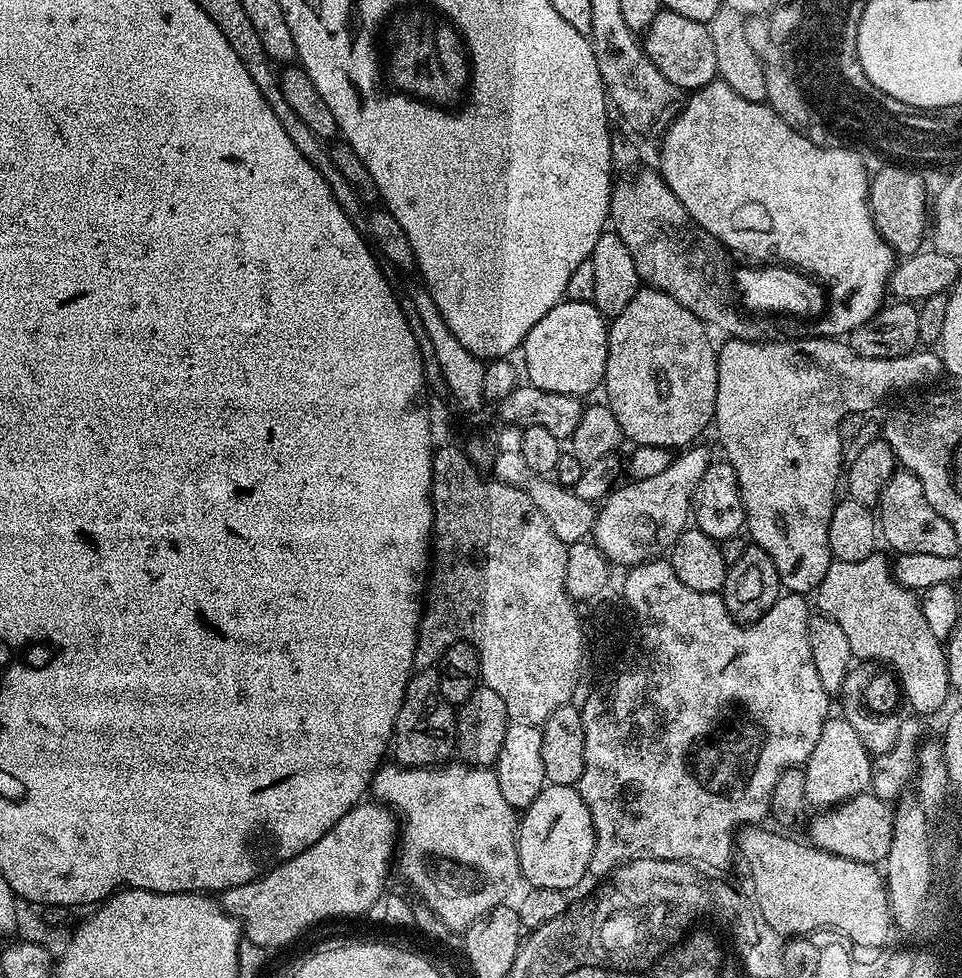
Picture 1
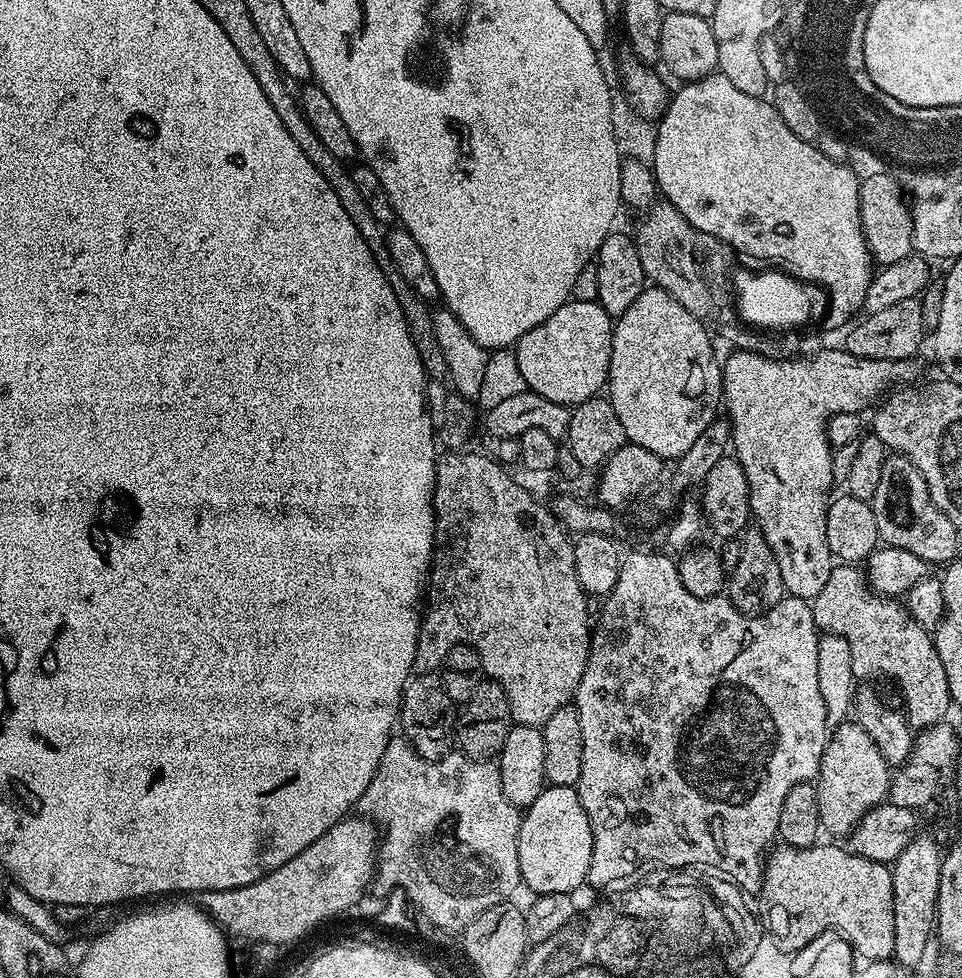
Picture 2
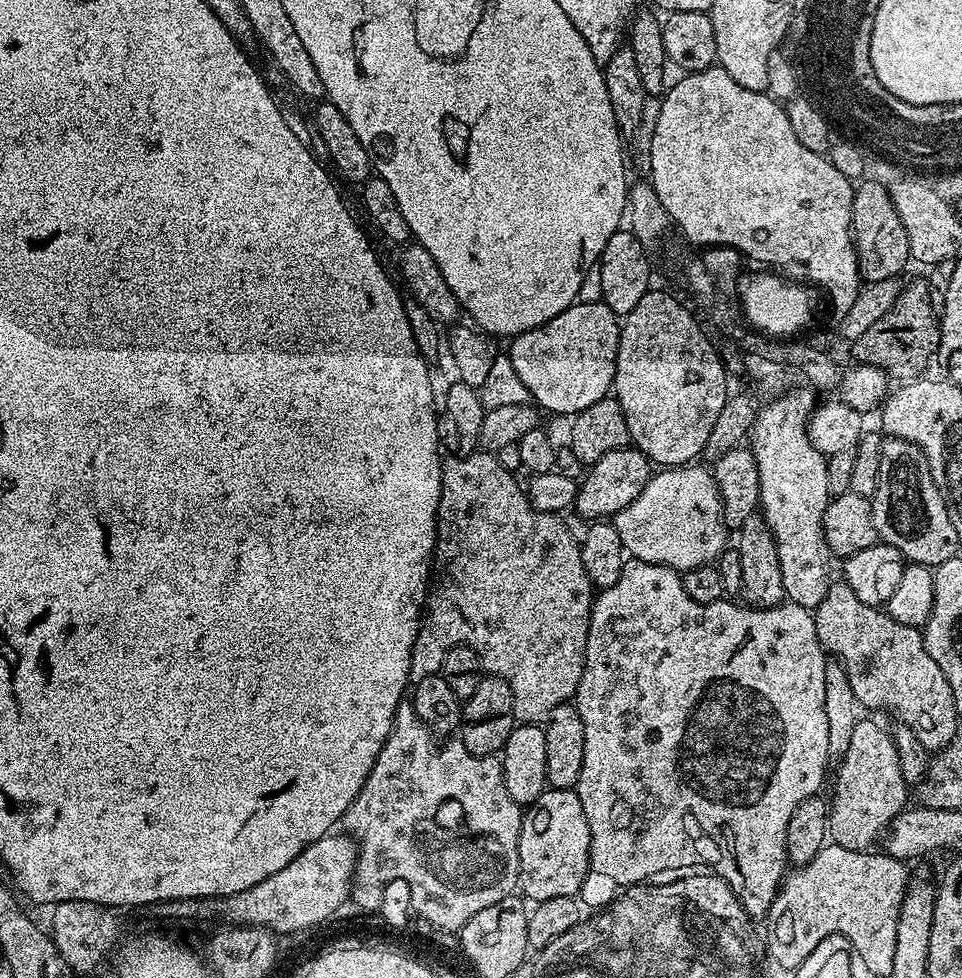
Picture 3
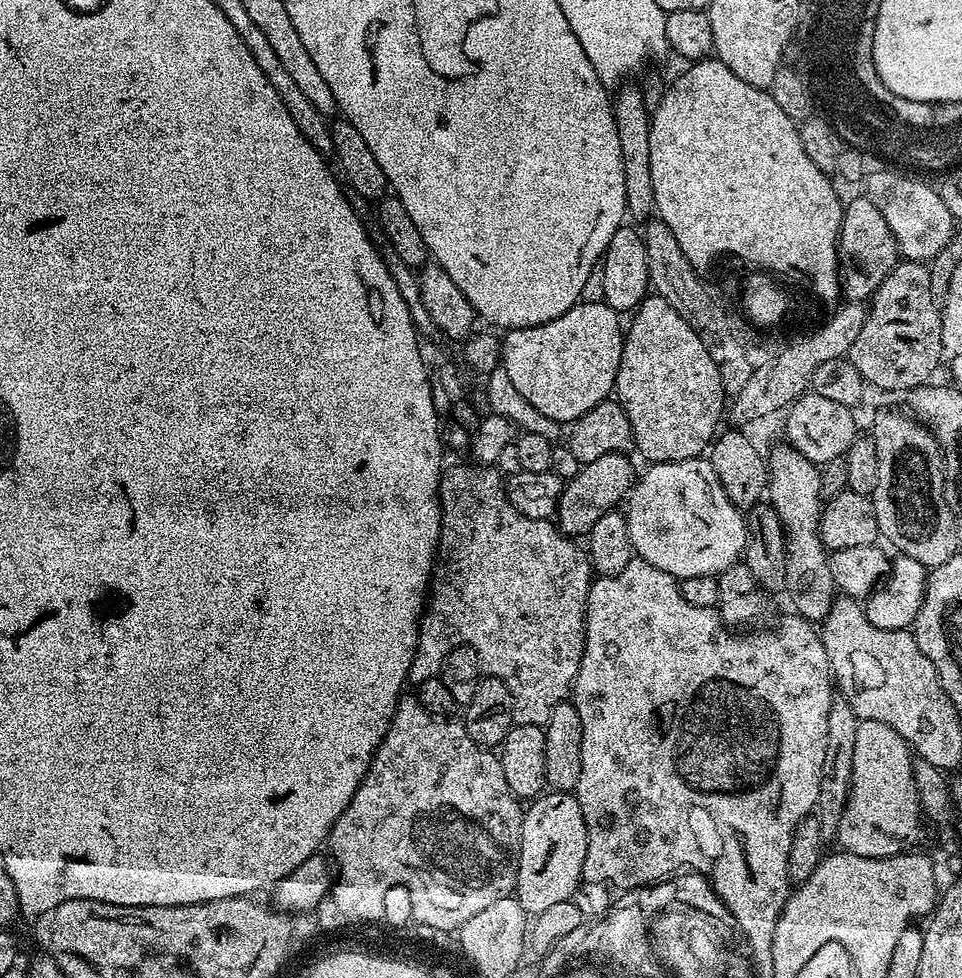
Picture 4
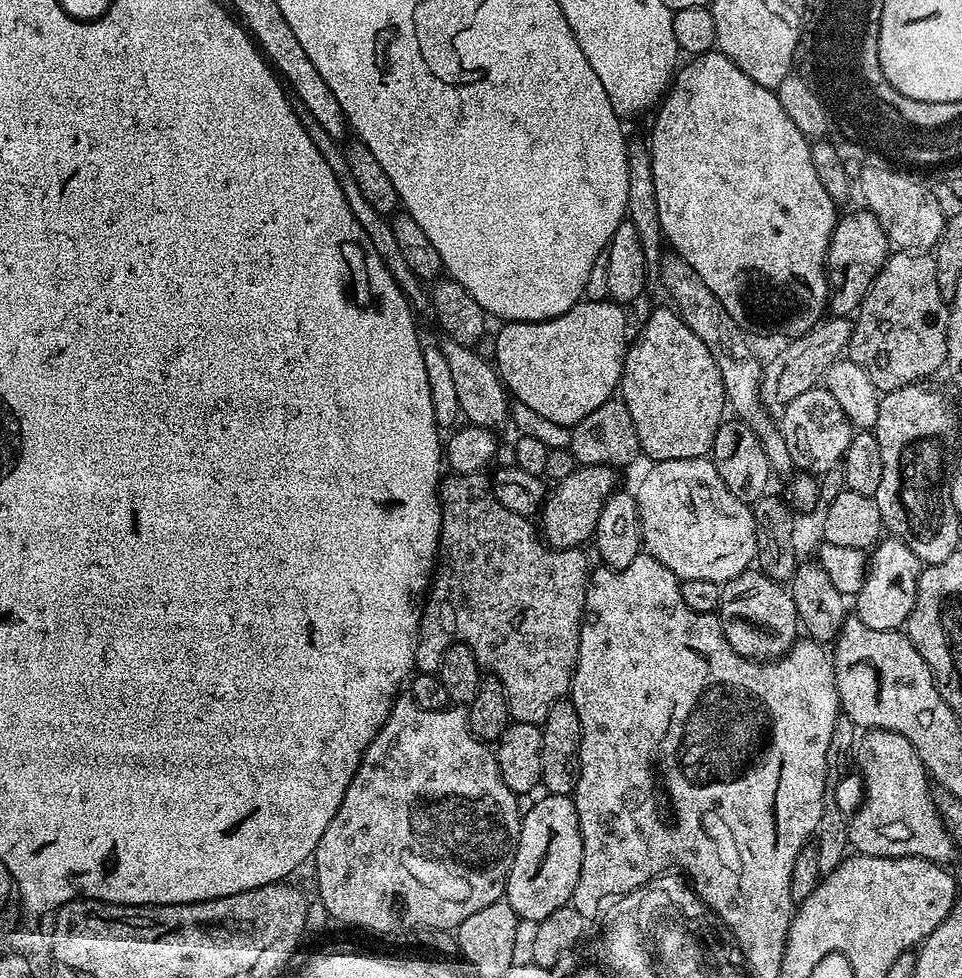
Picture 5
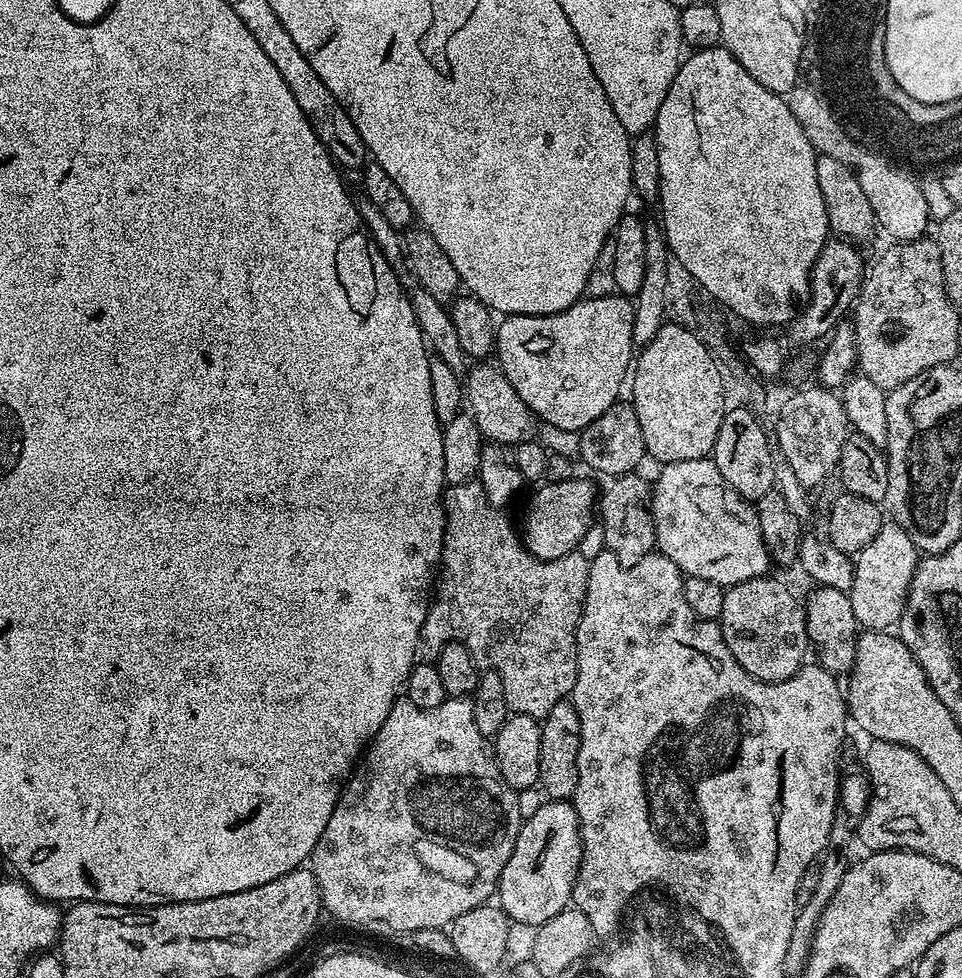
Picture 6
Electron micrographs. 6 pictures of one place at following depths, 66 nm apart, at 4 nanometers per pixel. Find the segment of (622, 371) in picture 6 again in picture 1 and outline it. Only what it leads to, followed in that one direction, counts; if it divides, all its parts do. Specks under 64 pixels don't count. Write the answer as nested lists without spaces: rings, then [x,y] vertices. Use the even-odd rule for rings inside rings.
[[[567,298],[560,301],[560,303],[554,305],[554,307],[542,314],[542,318],[538,318],[538,322],[534,322],[534,327],[530,329],[530,334],[526,334],[522,345],[522,363],[523,363],[523,375],[526,377],[527,383],[538,386],[538,390],[546,390],[547,392],[553,392],[554,394],[570,394],[571,396],[579,396],[581,398],[587,397],[587,392],[592,392],[601,387],[604,379],[604,371],[606,370],[606,354],[608,353],[608,326],[609,321],[596,309],[595,304],[591,302],[578,302],[577,300],[569,300]]]

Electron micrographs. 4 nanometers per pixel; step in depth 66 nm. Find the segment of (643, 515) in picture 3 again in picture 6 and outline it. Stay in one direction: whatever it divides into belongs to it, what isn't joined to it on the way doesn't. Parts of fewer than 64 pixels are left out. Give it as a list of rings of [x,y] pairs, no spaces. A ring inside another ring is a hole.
[[[709,457],[666,464],[659,470],[661,472],[656,482],[653,481],[651,489],[655,545],[678,566],[680,572],[704,578],[723,588],[769,573],[772,561],[762,538],[755,507],[734,491]]]

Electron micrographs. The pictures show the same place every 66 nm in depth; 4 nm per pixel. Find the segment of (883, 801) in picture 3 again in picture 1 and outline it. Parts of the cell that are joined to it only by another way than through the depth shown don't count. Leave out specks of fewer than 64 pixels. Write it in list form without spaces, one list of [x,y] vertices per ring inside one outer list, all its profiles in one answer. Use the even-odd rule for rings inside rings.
[[[836,714],[825,720],[822,734],[818,734],[818,744],[810,754],[808,763],[803,765],[805,801],[817,804],[817,809],[831,810],[837,804],[844,804],[855,796],[861,796],[872,787],[873,757],[862,746],[854,726],[846,722],[843,715]],[[836,716],[836,717],[835,717]]]

